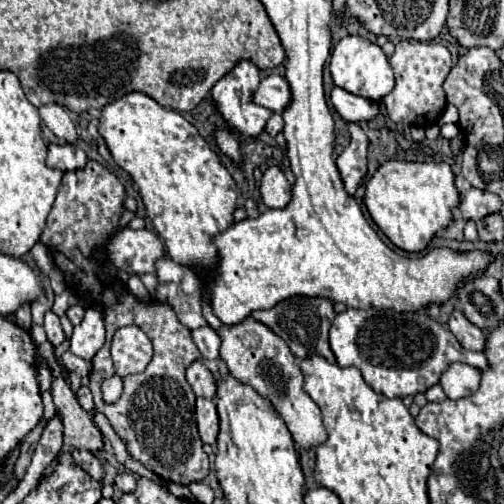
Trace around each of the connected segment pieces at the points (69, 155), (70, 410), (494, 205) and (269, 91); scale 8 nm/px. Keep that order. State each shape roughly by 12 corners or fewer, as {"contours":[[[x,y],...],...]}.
{"contours":[[[49,144],[47,164],[61,172],[83,168],[75,144]],[[38,345],[53,372],[53,400],[63,416],[65,446],[97,452],[103,436],[61,378],[54,347]],[[471,188],[461,196],[465,220],[499,212],[501,198]],[[285,76],[261,80],[253,100],[281,114],[291,104]]]}

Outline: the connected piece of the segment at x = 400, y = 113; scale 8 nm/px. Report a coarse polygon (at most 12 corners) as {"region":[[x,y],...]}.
{"region":[[401,40],[395,88],[393,122],[427,128],[445,110],[453,60],[437,42]]}

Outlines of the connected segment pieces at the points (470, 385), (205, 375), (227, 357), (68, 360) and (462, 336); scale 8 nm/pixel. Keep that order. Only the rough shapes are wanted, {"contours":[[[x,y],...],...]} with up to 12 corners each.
{"contours":[[[451,364],[441,388],[451,400],[465,398],[481,386],[481,370]],[[199,360],[187,368],[197,396],[215,398],[217,382]],[[223,324],[229,374],[271,402],[299,450],[327,440],[299,360],[265,324]],[[73,352],[63,354],[69,372],[89,378],[91,364]],[[453,310],[447,326],[465,350],[483,352],[485,334],[461,310]]]}

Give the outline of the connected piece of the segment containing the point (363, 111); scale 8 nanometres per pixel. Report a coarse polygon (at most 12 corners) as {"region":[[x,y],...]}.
{"region":[[333,86],[331,102],[345,122],[369,122],[377,102]]}

